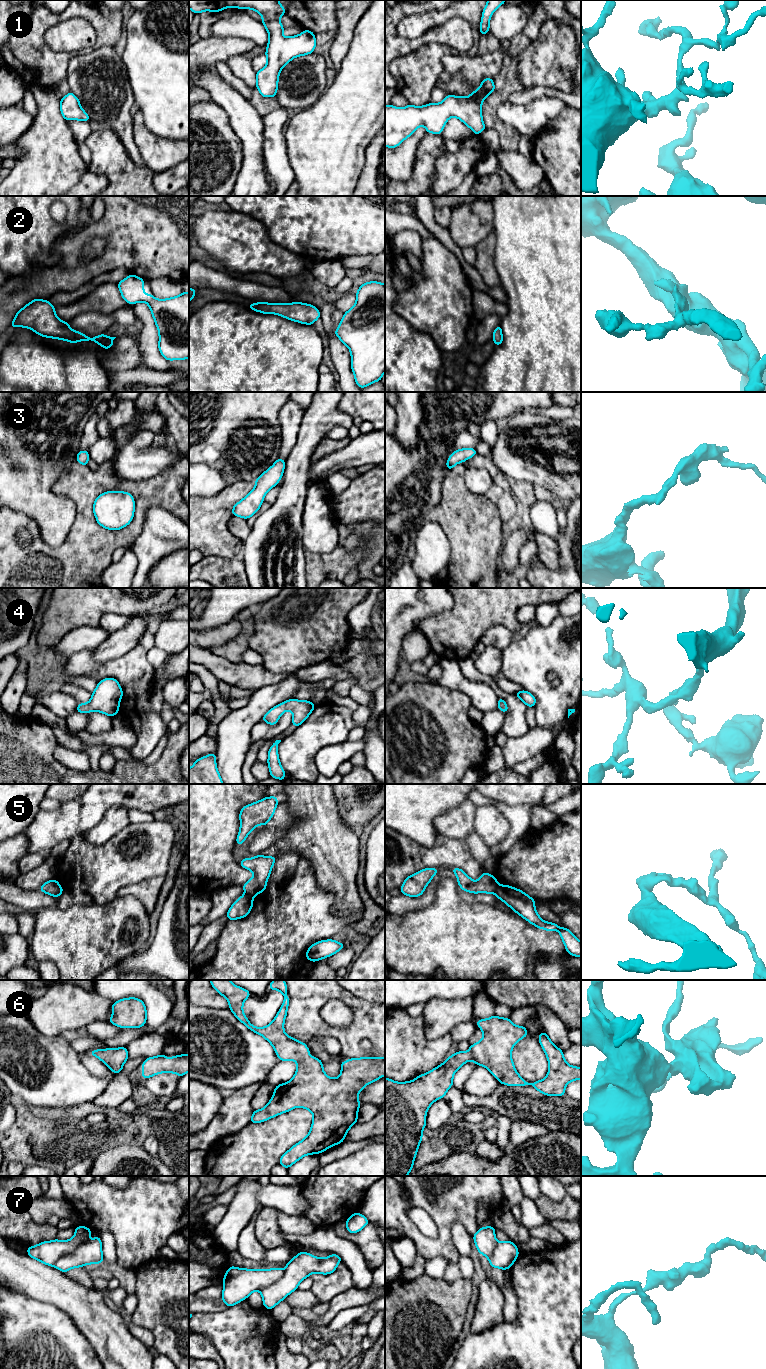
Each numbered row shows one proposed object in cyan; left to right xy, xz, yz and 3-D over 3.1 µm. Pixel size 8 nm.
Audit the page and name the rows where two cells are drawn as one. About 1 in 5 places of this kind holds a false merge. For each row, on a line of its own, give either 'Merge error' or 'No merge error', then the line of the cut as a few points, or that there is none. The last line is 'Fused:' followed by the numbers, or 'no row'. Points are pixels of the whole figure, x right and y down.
1: No merge error. No split
2: No merge error. No split
3: No merge error. No split
4: No merge error. No split
5: Merge error. Split along yz (497, 883), (494, 892)
6: No merge error. No split
7: Merge error. Split along xy (87, 1239), (71, 1252), (64, 1254), (53, 1265)
Fused: 5, 7

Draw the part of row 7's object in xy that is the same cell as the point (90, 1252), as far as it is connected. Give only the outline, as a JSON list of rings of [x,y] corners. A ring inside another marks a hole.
[[[100,1236],[80,1244],[72,1253],[62,1256],[54,1267],[66,1273],[68,1270],[88,1264],[104,1262]]]

